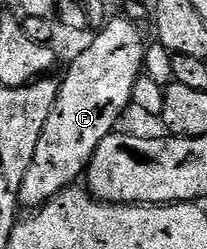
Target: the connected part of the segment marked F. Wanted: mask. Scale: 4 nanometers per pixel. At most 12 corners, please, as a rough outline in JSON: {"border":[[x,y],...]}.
{"border":[[107,18],[61,76],[18,202],[73,188],[131,106],[148,39]]}

